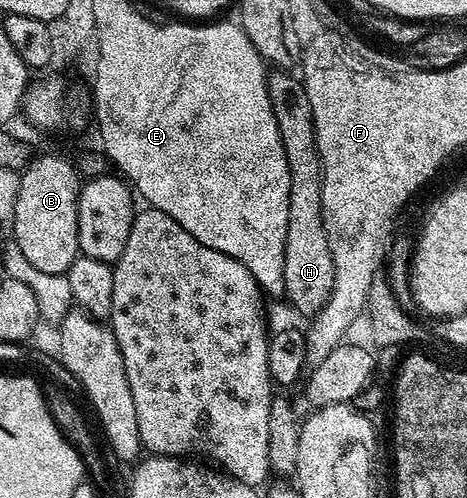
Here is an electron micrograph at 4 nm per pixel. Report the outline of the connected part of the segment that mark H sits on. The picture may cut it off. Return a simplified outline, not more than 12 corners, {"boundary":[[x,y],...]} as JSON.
{"boundary":[[267,76],[288,162],[285,298],[305,317],[334,284],[323,173],[301,80]]}

